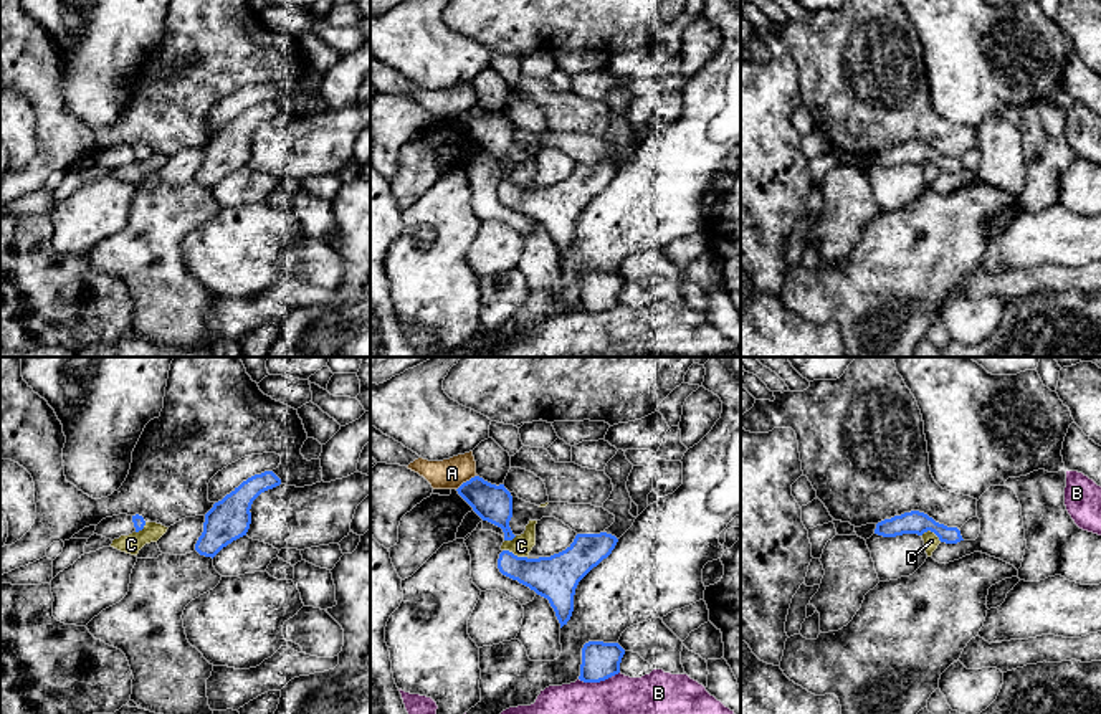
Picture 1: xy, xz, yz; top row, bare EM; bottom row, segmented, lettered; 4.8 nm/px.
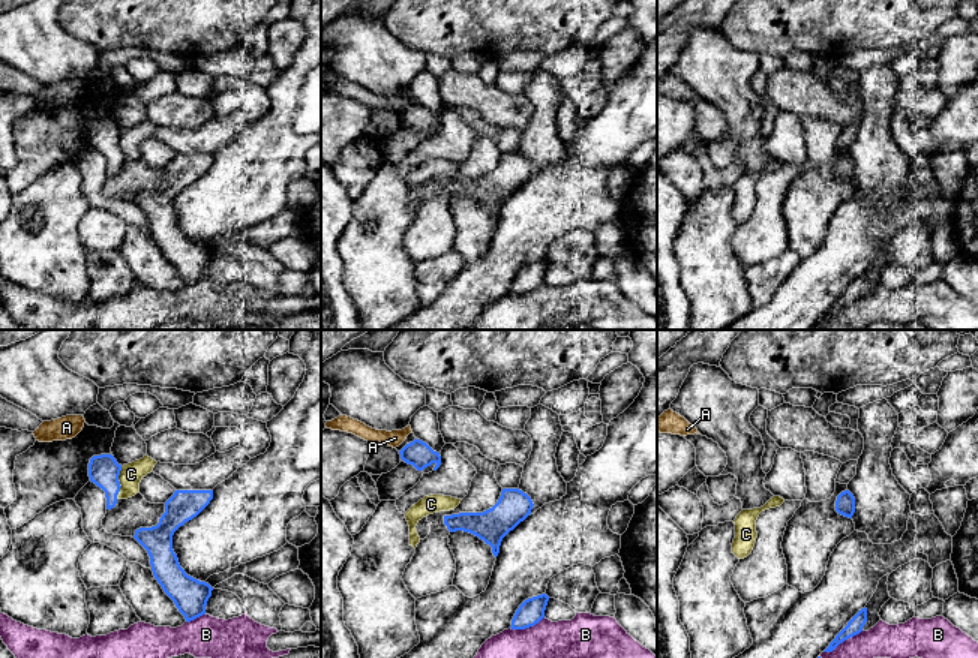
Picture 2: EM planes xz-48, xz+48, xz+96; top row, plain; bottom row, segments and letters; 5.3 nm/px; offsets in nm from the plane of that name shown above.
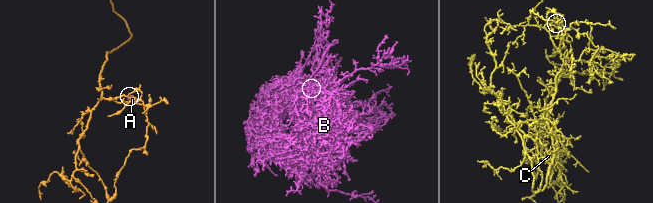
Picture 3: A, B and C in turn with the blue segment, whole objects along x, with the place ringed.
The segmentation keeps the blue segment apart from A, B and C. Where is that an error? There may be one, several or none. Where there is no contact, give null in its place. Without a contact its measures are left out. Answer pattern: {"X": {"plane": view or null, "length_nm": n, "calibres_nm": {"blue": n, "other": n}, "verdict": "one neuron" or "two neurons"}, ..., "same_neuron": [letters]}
{"A": {"plane": "xz", "length_nm": 130, "calibres_nm": {"blue": 180, "other": 150}, "verdict": "two neurons"}, "B": {"plane": "xz", "length_nm": 200, "calibres_nm": {"blue": 180, "other": 340}, "verdict": "two neurons"}, "C": {"plane": "xz", "length_nm": 130, "calibres_nm": {"blue": 220, "other": 100}, "verdict": "two neurons"}, "same_neuron": []}

